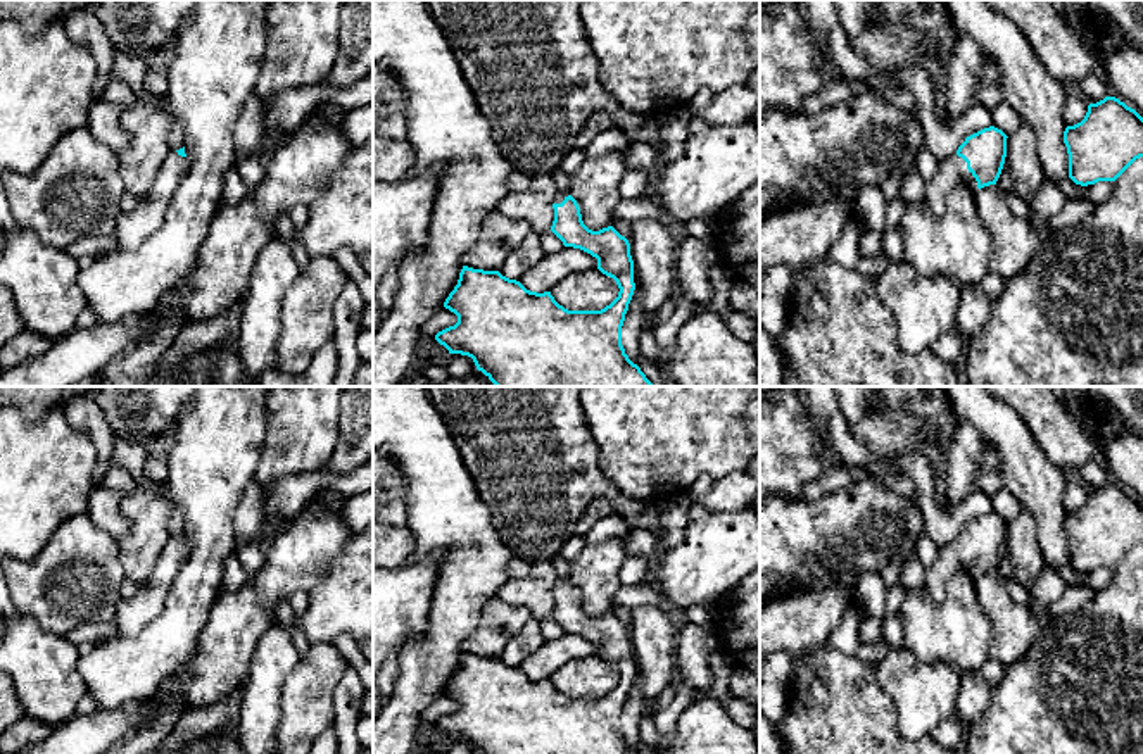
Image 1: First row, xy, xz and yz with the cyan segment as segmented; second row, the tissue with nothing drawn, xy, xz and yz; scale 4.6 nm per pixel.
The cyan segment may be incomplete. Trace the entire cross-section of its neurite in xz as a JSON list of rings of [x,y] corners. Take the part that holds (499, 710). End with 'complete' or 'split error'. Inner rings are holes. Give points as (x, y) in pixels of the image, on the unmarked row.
[[[558,578],[553,595],[551,618],[565,633],[580,635],[596,644],[597,656],[616,668],[618,683],[601,697],[568,697],[554,687],[551,678],[530,678],[499,657],[463,652],[458,671],[444,688],[444,694],[458,702],[458,709],[439,718],[435,726],[449,740],[471,744],[477,754],[639,754],[622,732],[622,713],[635,676],[628,626],[613,613],[589,616],[570,578]]] | split error

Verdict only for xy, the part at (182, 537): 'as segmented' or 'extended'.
extended

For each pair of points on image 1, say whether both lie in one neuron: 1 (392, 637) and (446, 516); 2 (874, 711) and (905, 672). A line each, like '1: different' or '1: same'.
1: different
2: different

